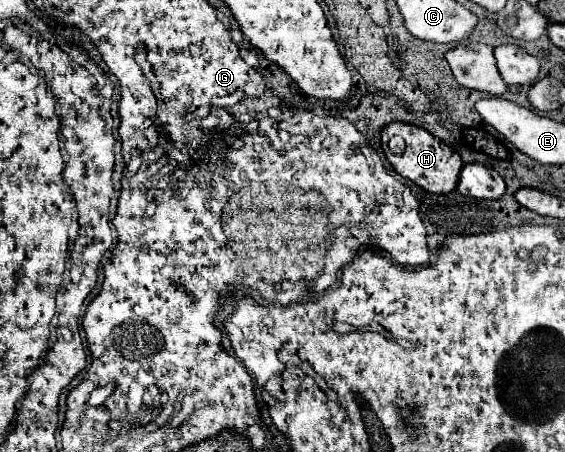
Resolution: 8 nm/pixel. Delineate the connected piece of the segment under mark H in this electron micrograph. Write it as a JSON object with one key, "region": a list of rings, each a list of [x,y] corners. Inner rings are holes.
{"region":[[[393,121],[393,123],[385,125],[383,131],[381,131],[381,147],[383,147],[385,157],[389,159],[389,163],[391,163],[405,179],[413,181],[415,185],[423,187],[423,189],[429,191],[429,193],[437,193],[437,195],[449,193],[449,191],[453,191],[453,189],[457,187],[457,183],[459,183],[459,173],[461,173],[461,169],[463,169],[461,157],[457,155],[457,151],[455,151],[453,147],[445,145],[439,137],[431,135],[427,129],[421,129],[421,127],[409,125],[409,123],[401,123],[401,121]],[[393,135],[399,135],[399,137],[405,139],[405,151],[403,151],[403,155],[391,153],[391,149],[389,149],[387,143],[389,143],[389,139],[391,139]]]}

